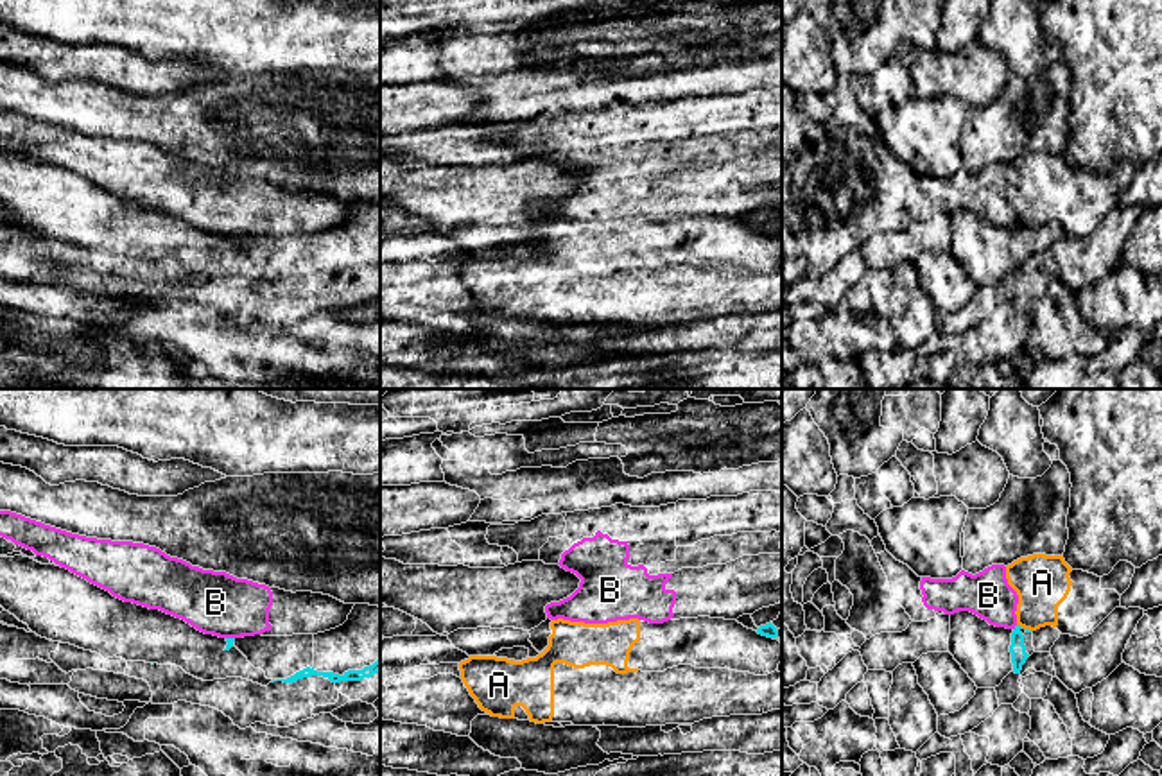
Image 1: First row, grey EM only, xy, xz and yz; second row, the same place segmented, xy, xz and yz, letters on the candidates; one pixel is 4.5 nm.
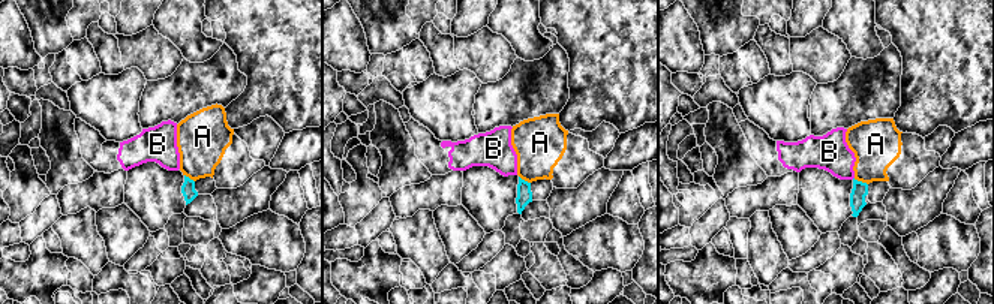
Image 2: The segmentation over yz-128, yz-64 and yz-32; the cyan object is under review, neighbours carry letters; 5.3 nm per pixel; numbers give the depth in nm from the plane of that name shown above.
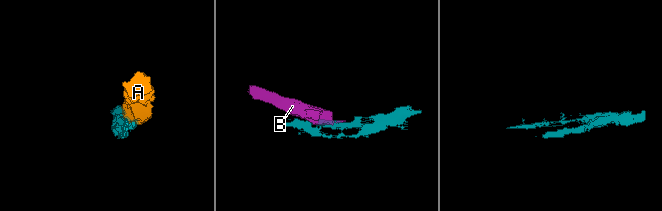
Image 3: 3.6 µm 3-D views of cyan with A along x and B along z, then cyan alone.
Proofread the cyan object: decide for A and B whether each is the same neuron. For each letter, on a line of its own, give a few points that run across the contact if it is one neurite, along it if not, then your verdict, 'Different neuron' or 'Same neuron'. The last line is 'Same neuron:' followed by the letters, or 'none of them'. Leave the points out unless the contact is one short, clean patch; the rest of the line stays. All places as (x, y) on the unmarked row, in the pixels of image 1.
A: Different neuron
B: Line: yz (1015, 223), (1014, 228). Different neuron
Same neuron: none of them

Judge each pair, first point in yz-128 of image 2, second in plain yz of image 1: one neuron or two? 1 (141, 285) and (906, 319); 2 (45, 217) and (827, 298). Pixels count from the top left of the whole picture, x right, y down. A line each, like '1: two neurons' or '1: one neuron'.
1: two neurons
2: one neuron

